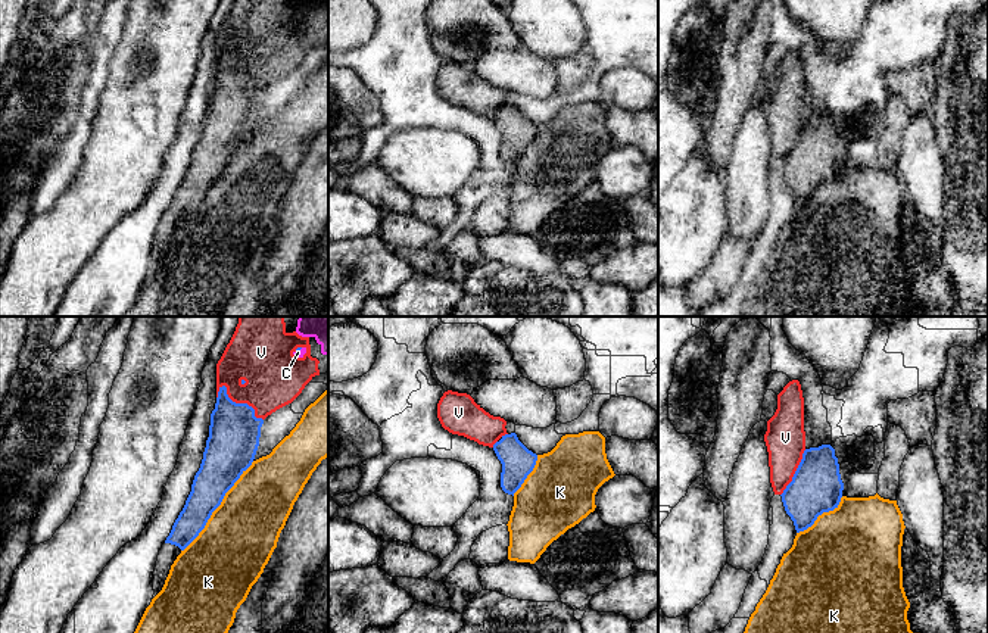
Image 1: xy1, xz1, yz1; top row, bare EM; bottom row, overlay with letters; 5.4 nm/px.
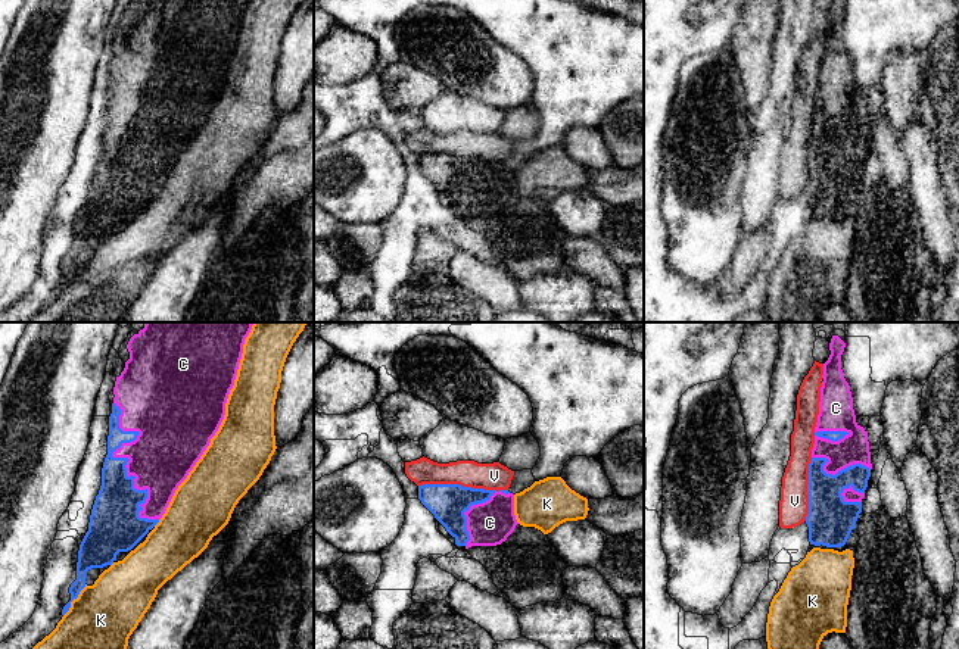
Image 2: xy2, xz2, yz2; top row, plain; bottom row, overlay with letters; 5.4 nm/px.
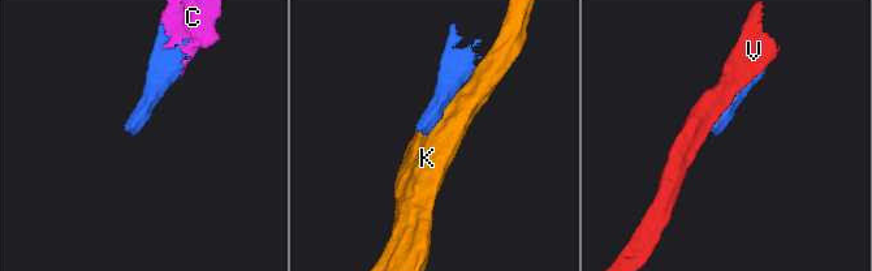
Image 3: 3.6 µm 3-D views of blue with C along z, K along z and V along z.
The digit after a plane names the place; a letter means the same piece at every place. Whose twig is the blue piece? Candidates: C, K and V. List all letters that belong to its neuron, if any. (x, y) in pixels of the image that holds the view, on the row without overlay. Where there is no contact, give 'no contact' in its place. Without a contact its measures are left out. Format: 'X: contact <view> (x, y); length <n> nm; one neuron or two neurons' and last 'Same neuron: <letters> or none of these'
C: contact xy2 (127, 128); length 700 nm; one neuron
K: contact xy1 (218, 175); length 650 nm; two neurons
V: contact xz2 (461, 156); length 480 nm; two neurons
Same neuron: C

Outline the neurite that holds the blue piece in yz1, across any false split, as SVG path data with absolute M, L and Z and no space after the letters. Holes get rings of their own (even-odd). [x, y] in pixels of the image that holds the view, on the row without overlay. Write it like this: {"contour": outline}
{"contour": "M830 115L805 119L792 152L780 165L797 203L811 197L823 183L838 178L842 160L835 119Z"}

